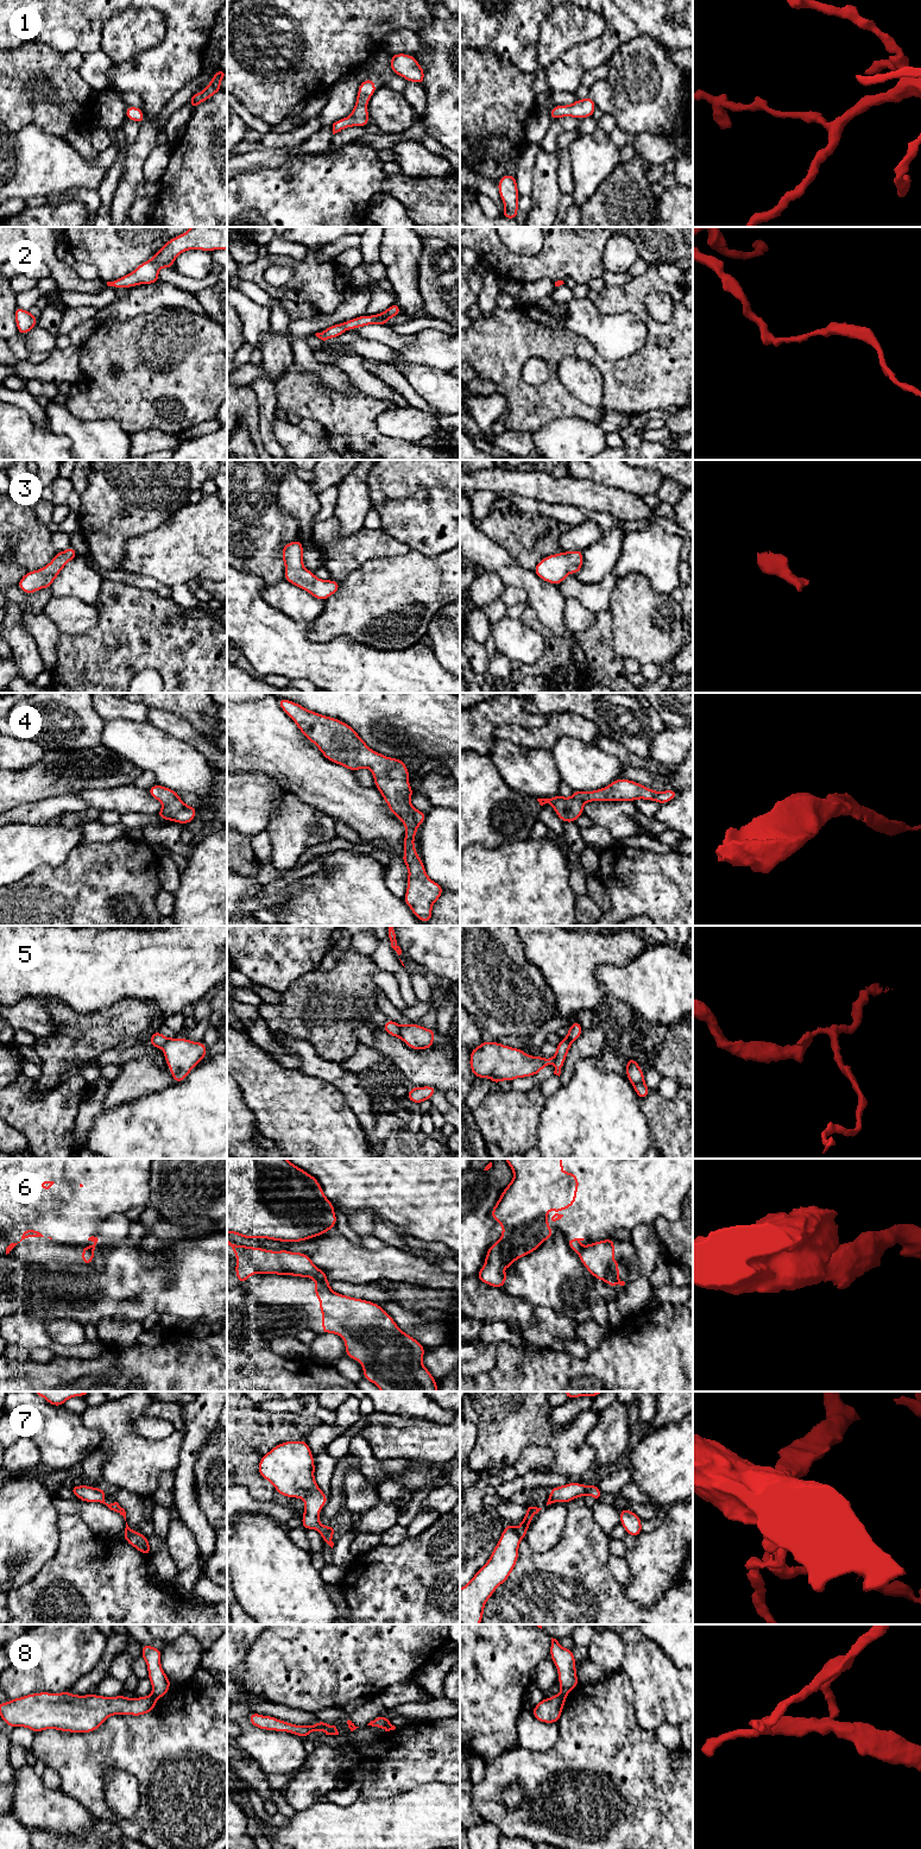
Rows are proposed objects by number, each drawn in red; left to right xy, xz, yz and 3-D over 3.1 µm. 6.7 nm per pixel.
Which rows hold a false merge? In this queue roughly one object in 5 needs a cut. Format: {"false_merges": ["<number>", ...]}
{"false_merges": ["5", "6", "8"]}

